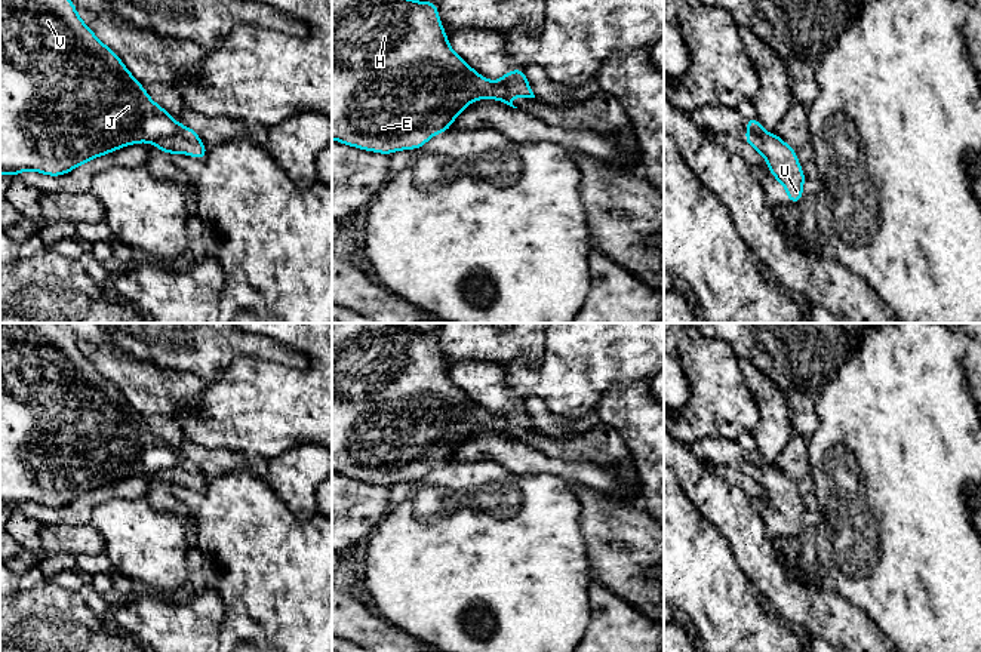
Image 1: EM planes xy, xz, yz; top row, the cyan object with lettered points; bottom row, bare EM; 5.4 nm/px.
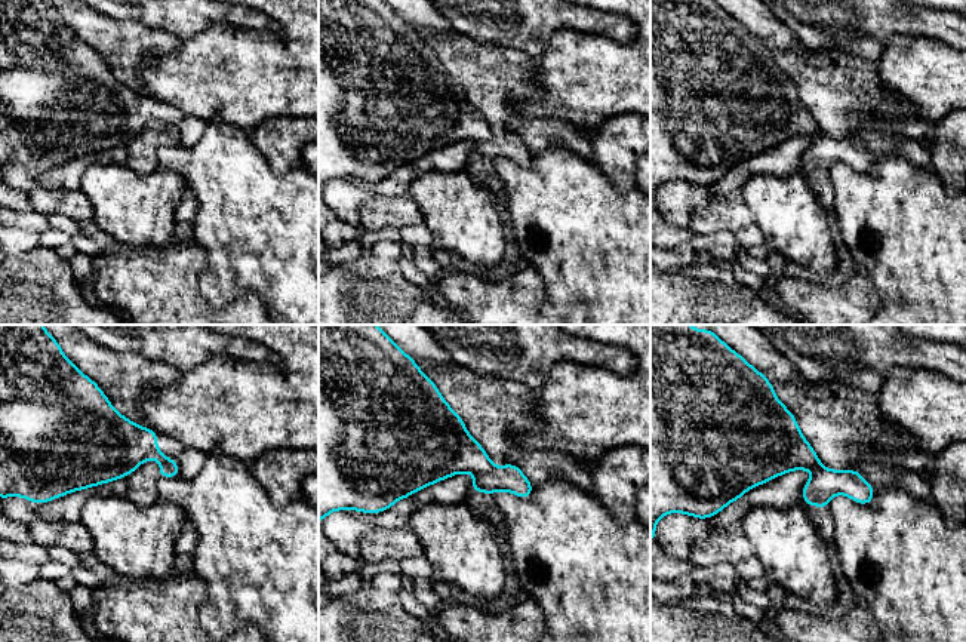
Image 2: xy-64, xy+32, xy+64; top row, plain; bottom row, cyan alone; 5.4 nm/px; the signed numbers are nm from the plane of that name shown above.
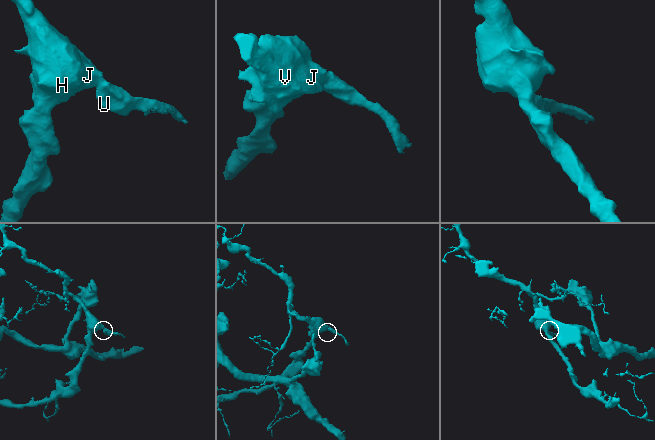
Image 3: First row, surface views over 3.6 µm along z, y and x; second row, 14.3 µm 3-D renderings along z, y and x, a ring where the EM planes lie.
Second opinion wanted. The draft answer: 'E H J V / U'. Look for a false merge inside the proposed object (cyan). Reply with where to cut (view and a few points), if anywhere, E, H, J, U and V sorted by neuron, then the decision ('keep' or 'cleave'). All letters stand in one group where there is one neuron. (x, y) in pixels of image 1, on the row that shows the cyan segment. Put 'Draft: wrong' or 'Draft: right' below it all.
cut xy (183, 126), (160, 140); groups E H J V / U; cleave
Draft: right

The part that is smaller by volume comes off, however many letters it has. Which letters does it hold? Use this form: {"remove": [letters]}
{"remove": ["U"]}

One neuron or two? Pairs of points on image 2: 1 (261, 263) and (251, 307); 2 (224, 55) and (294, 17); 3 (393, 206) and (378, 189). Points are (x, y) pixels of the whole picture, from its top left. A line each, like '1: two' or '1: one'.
1: two
2: one
3: two

